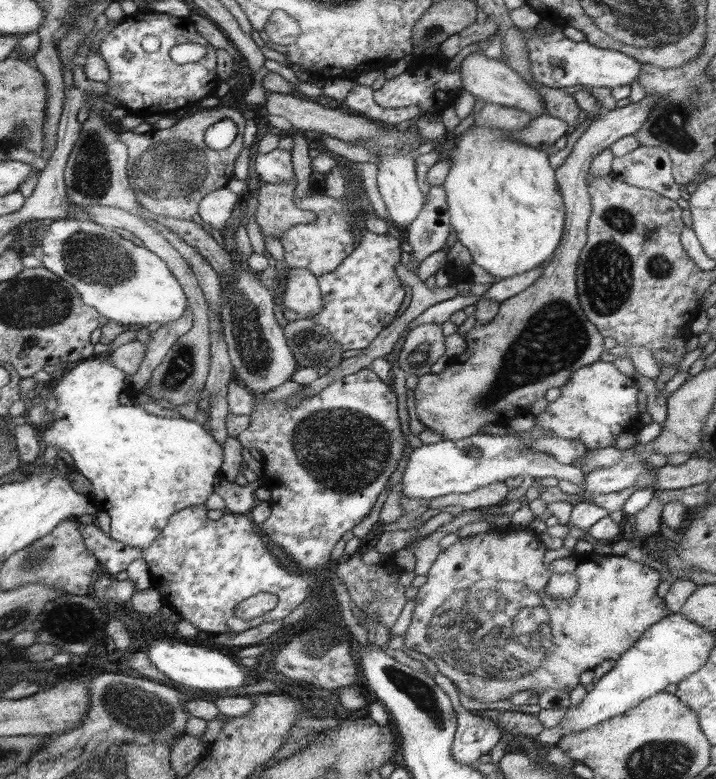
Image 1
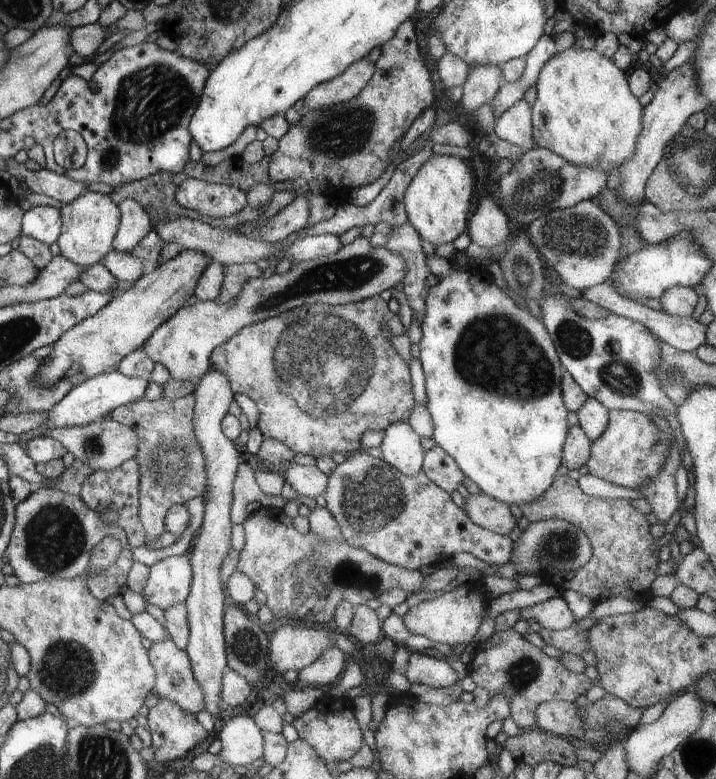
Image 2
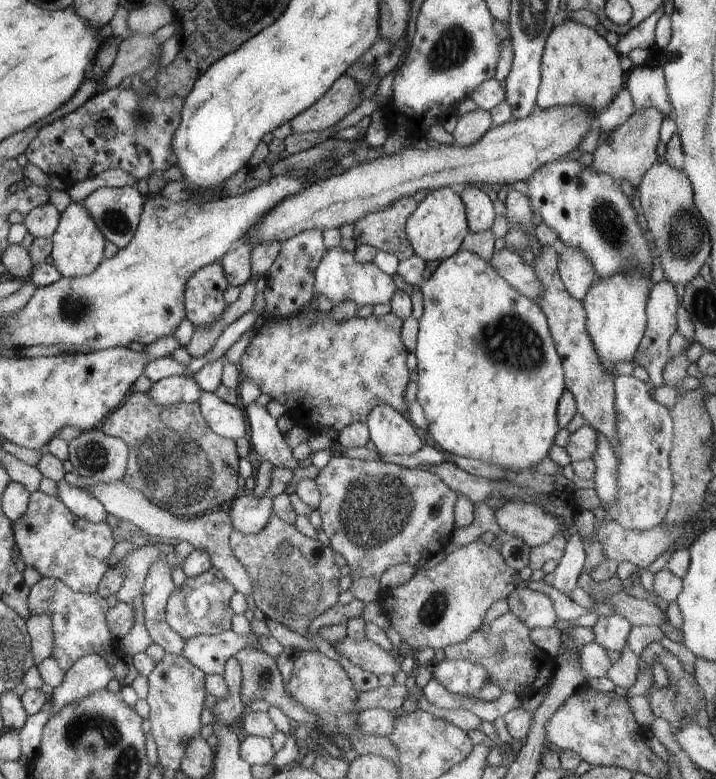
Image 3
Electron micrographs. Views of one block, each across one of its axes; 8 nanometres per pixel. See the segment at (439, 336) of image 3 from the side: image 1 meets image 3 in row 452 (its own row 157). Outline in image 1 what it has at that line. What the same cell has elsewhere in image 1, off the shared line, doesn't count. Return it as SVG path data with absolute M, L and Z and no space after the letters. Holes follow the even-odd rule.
M469 126L463 134L455 136L455 146L445 158L449 160L449 170L441 186L447 194L451 230L469 250L473 264L481 266L495 280L513 278L537 268L555 254L555 248L563 238L565 206L555 182L555 170L549 166L547 158L547 152L515 142L511 132L489 126Z

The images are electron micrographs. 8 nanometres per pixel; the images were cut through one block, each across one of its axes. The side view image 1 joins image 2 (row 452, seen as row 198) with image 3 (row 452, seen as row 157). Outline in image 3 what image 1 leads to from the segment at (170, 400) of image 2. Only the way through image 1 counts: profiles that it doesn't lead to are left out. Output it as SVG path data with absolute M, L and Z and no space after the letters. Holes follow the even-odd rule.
M131 392L127 396L125 404L111 412L101 428L103 434L111 438L121 438L127 444L129 458L127 458L127 470L121 482L129 484L131 488L137 488L143 496L149 498L155 506L169 510L177 518L197 518L207 514L209 510L221 508L237 492L237 452L235 442L227 440L219 434L215 434L207 420L201 414L199 404L169 404L161 406L151 398L151 394L143 392Z

